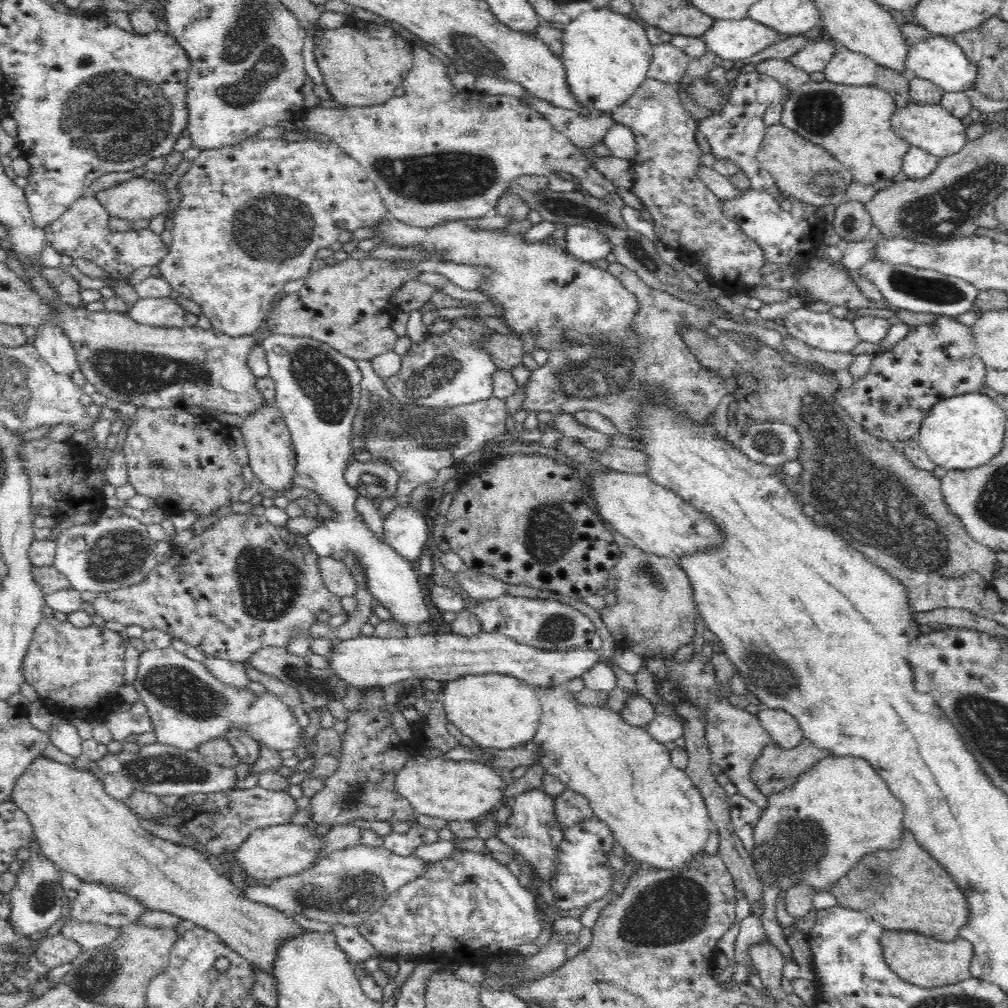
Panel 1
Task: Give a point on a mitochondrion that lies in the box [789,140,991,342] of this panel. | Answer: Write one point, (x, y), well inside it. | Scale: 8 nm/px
(934, 290)

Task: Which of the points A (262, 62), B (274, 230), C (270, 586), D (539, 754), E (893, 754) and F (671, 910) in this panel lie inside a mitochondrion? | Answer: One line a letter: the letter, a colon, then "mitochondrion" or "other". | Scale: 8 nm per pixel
A: mitochondrion
B: mitochondrion
C: mitochondrion
D: other
E: other
F: mitochondrion

